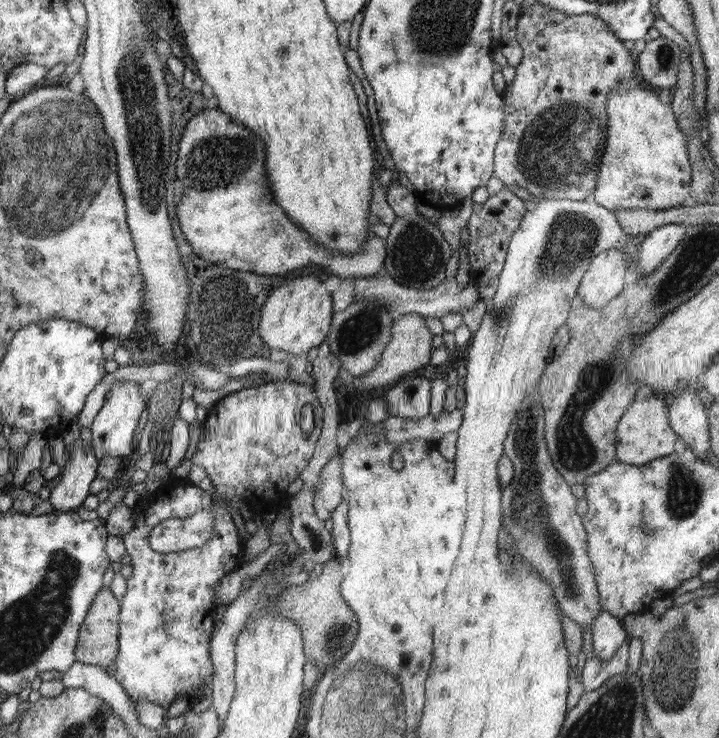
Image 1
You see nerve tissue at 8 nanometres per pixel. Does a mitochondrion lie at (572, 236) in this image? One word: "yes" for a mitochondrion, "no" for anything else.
yes

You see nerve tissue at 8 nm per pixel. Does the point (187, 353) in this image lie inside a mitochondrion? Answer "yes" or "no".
no

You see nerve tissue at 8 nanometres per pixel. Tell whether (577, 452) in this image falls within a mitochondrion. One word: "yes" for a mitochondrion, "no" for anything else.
yes

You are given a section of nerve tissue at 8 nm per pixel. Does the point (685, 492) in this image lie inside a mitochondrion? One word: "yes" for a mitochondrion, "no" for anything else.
yes

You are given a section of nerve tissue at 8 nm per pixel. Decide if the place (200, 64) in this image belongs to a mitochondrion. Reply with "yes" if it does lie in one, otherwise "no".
no

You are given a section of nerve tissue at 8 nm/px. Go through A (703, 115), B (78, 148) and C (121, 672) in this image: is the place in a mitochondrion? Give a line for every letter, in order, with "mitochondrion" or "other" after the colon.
A: other
B: mitochondrion
C: other

